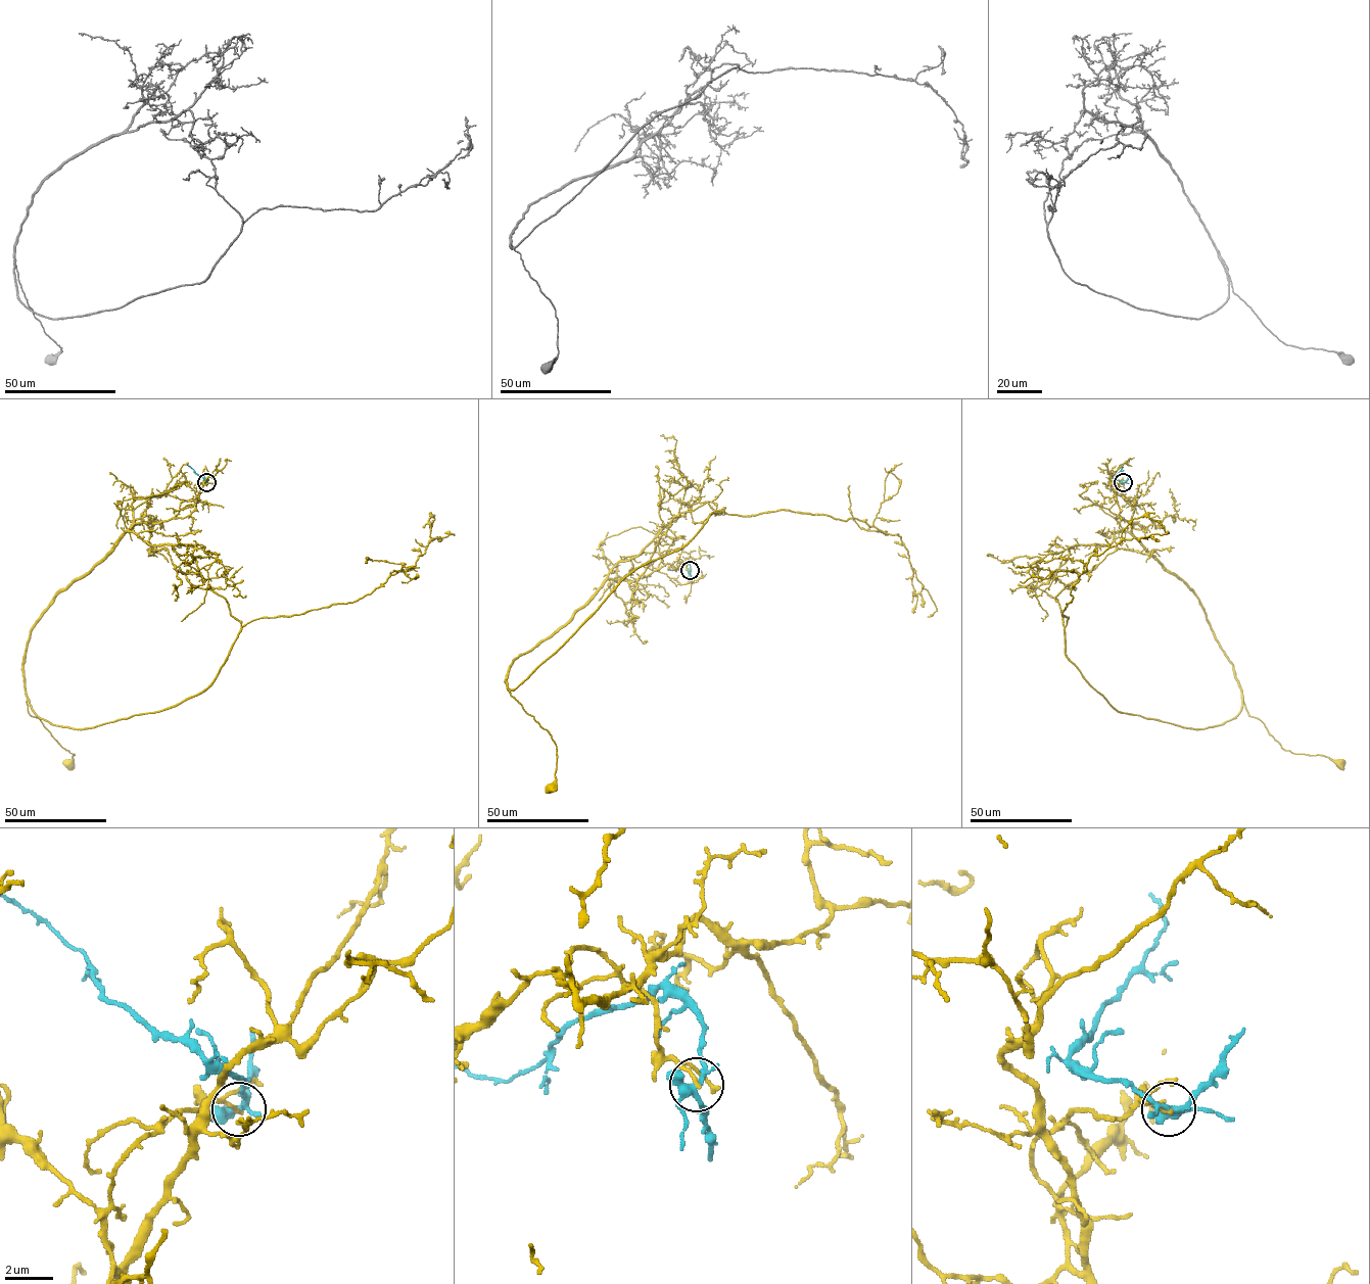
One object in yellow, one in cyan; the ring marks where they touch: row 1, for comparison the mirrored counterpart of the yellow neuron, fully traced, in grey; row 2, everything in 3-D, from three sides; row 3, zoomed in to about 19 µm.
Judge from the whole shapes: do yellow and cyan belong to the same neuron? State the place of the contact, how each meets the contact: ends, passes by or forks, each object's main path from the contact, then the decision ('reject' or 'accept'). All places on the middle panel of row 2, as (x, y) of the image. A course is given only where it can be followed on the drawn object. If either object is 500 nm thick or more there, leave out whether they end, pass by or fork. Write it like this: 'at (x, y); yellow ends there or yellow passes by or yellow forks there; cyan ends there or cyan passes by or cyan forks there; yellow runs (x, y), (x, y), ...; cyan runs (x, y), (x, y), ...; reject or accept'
at (690, 570); yellow ends there; cyan forks there; yellow runs (689, 570), (680, 559), (632, 581), (608, 579), (512, 663), (510, 695), (556, 746), (552, 785); cyan runs (689, 570), (686, 562), (673, 570), (667, 569); reject

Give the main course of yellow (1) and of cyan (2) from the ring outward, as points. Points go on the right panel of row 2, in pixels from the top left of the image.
1: (1123, 482), (1112, 485), (1117, 518), (1133, 523), (1131, 533), (1196, 597), (1247, 713), (1282, 748), (1337, 762)
2: (1123, 482), (1115, 478), (1121, 464)

